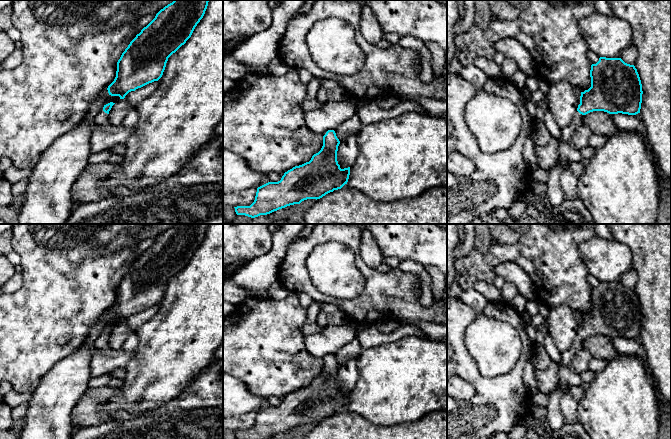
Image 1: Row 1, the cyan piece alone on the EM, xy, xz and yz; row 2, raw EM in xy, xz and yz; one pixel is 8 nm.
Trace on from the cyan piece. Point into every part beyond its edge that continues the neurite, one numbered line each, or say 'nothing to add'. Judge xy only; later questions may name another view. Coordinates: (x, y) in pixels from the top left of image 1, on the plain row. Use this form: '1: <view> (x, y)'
1: xy (101, 343)

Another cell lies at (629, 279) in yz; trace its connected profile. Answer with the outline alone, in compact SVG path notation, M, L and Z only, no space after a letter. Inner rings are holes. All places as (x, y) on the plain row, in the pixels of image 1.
M632 268L621 276L619 282L621 282L627 288L635 289L637 281L638 281L637 272Z

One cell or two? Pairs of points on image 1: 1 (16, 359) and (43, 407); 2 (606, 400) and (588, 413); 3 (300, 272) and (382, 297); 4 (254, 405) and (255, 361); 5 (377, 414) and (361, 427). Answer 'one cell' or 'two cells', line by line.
1: two cells
2: one cell
3: one cell
4: two cells
5: two cells

